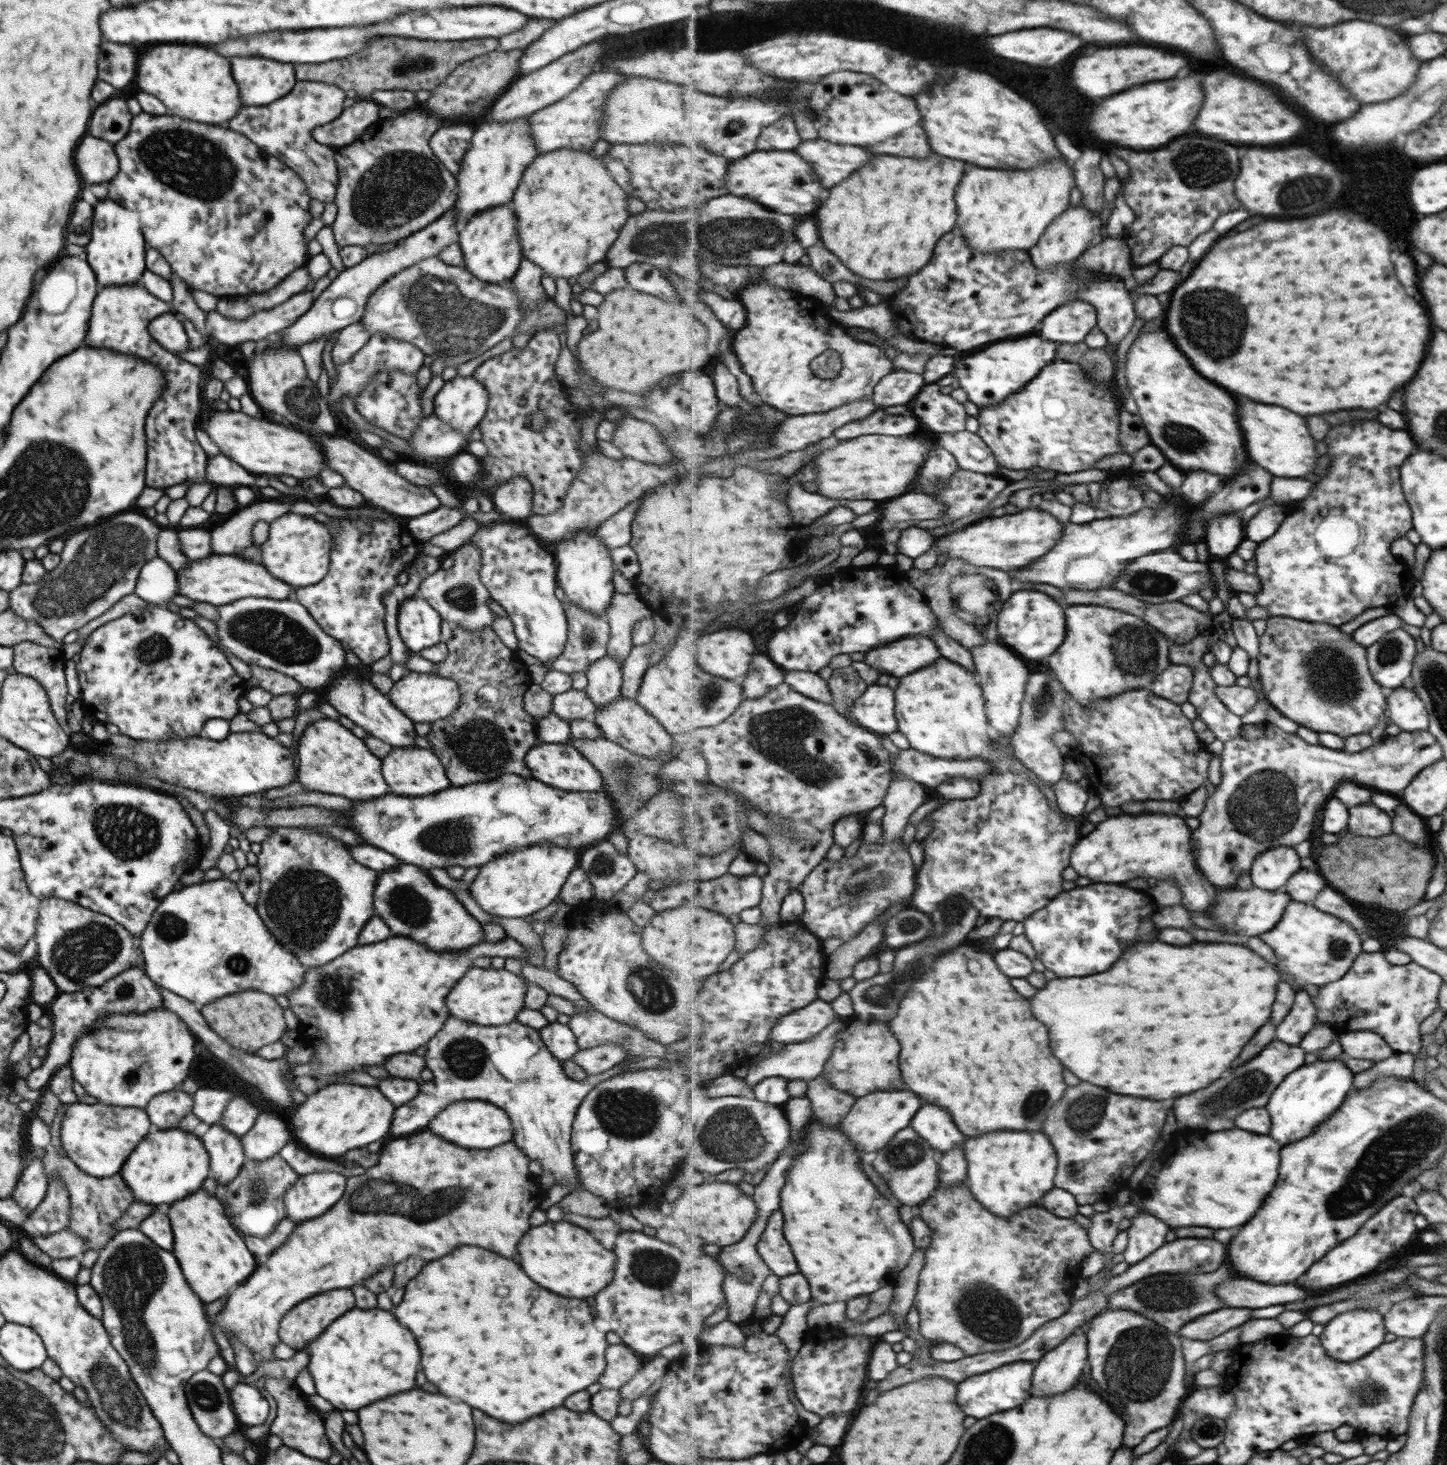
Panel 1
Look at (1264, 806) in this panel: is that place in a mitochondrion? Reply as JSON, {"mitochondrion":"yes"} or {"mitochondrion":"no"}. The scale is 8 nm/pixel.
{"mitochondrion":"yes"}

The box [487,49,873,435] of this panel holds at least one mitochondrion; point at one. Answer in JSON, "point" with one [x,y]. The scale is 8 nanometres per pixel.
{"point":[726,238]}

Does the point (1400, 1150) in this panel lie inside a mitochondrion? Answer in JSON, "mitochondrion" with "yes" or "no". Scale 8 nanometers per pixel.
{"mitochondrion":"yes"}

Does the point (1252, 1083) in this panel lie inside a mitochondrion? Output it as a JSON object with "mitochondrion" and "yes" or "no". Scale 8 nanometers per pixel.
{"mitochondrion":"yes"}

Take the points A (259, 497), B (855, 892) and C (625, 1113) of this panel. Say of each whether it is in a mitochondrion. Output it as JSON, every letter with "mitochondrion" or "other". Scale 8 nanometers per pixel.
{"A":"other","B":"mitochondrion","C":"mitochondrion"}

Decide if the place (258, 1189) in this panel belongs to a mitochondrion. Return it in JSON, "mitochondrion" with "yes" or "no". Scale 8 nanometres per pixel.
{"mitochondrion":"yes"}

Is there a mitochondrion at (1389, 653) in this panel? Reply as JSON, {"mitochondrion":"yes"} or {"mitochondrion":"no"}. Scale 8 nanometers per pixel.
{"mitochondrion":"yes"}

